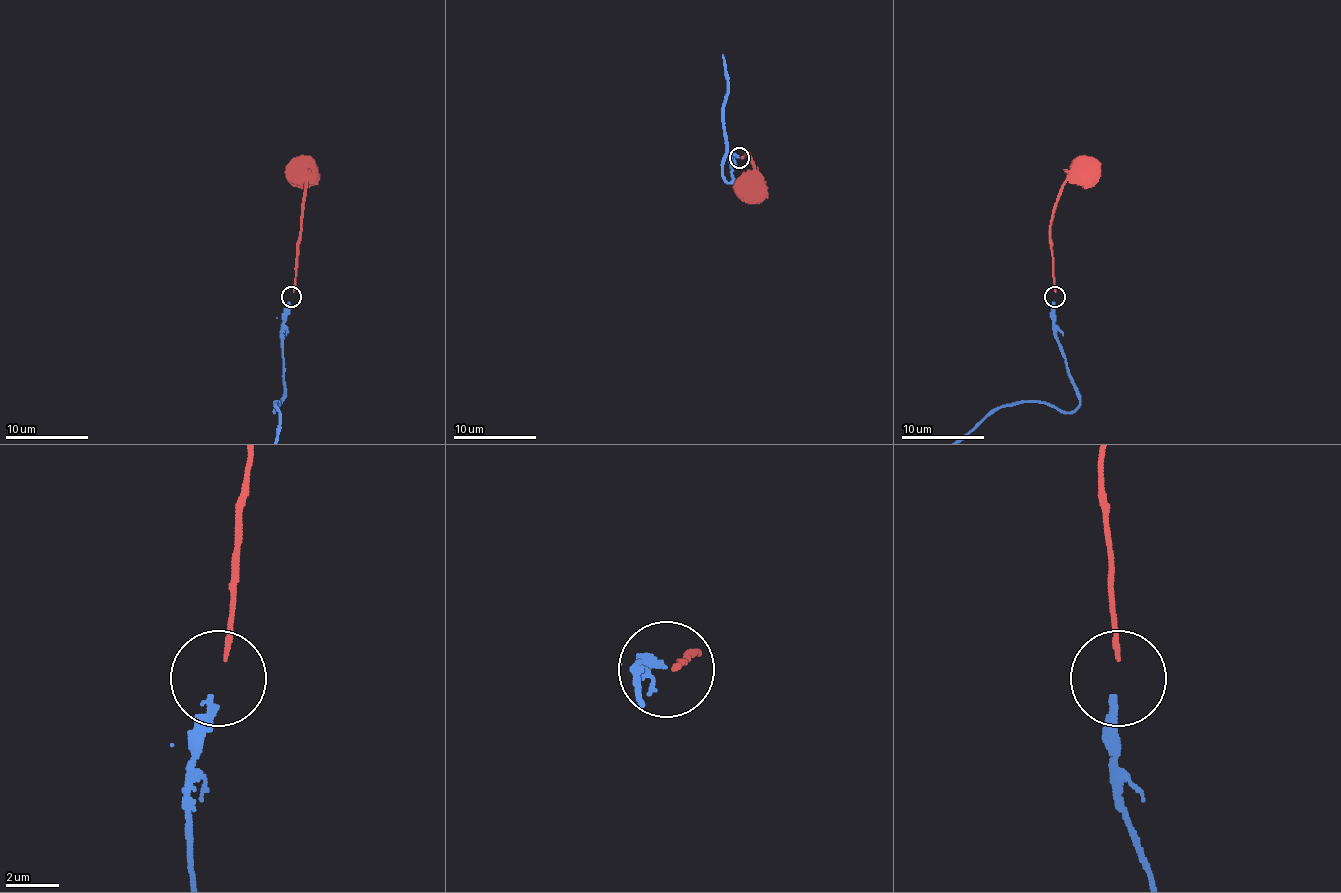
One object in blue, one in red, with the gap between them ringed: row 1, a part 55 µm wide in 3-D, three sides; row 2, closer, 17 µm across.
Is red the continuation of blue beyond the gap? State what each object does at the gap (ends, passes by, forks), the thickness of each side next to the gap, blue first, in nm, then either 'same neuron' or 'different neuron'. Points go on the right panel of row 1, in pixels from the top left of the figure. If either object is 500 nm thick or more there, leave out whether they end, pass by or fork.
blue ends | red ends | 200/180 nm | same neuron

